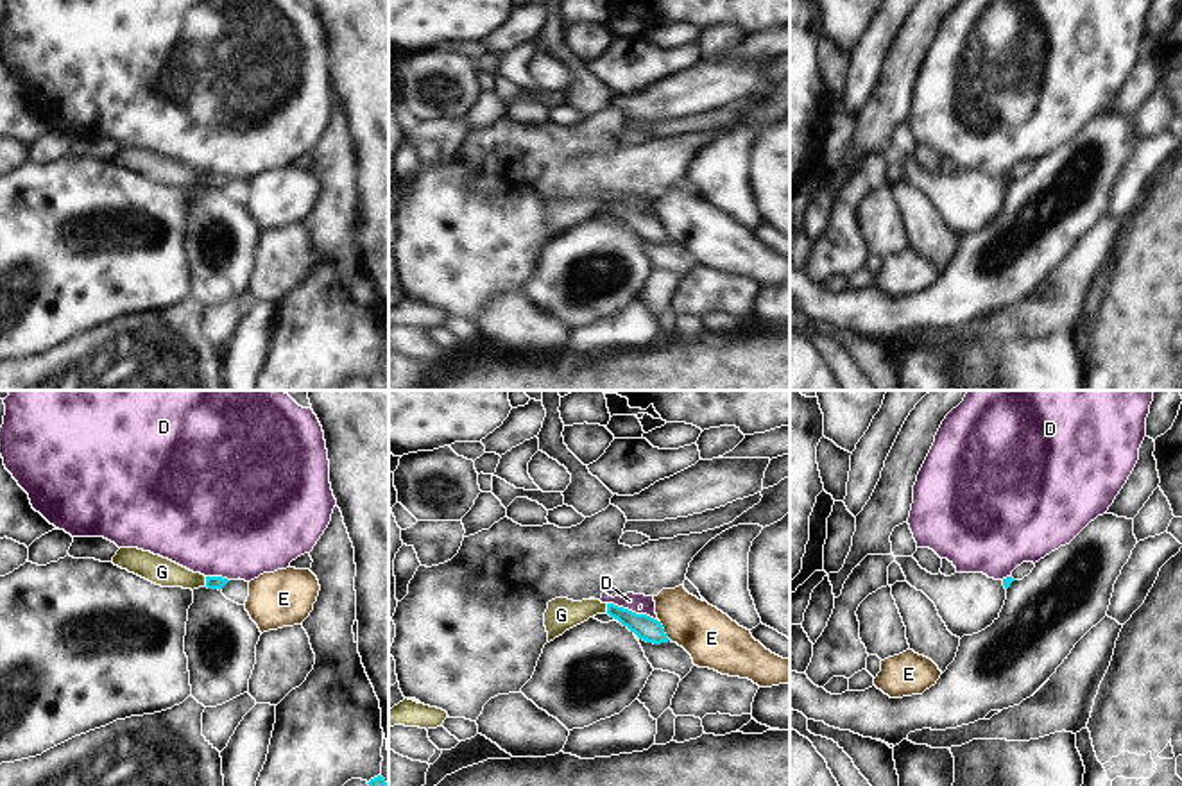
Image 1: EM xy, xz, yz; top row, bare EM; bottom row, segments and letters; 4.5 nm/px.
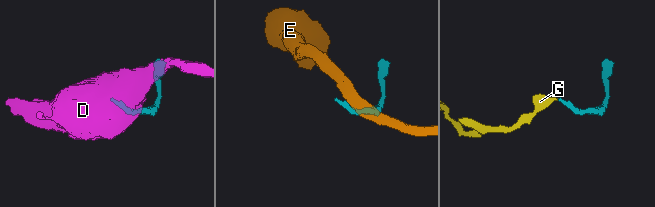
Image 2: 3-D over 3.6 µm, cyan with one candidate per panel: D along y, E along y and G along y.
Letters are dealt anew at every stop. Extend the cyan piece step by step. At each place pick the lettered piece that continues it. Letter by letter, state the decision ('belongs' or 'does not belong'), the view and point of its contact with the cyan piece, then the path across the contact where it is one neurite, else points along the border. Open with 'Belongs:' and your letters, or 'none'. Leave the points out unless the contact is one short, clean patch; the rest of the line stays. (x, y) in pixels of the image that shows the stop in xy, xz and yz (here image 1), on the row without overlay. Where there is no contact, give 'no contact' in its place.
Belongs: G
D: does not belong | xz (631, 210) | along xz (608, 201), (645, 212), (658, 221)
E: does not belong | xz (663, 230) | along xz (659, 219), (670, 239)
G: belongs | xz (608, 208) | across xz (645, 226), (608, 208), (561, 213)

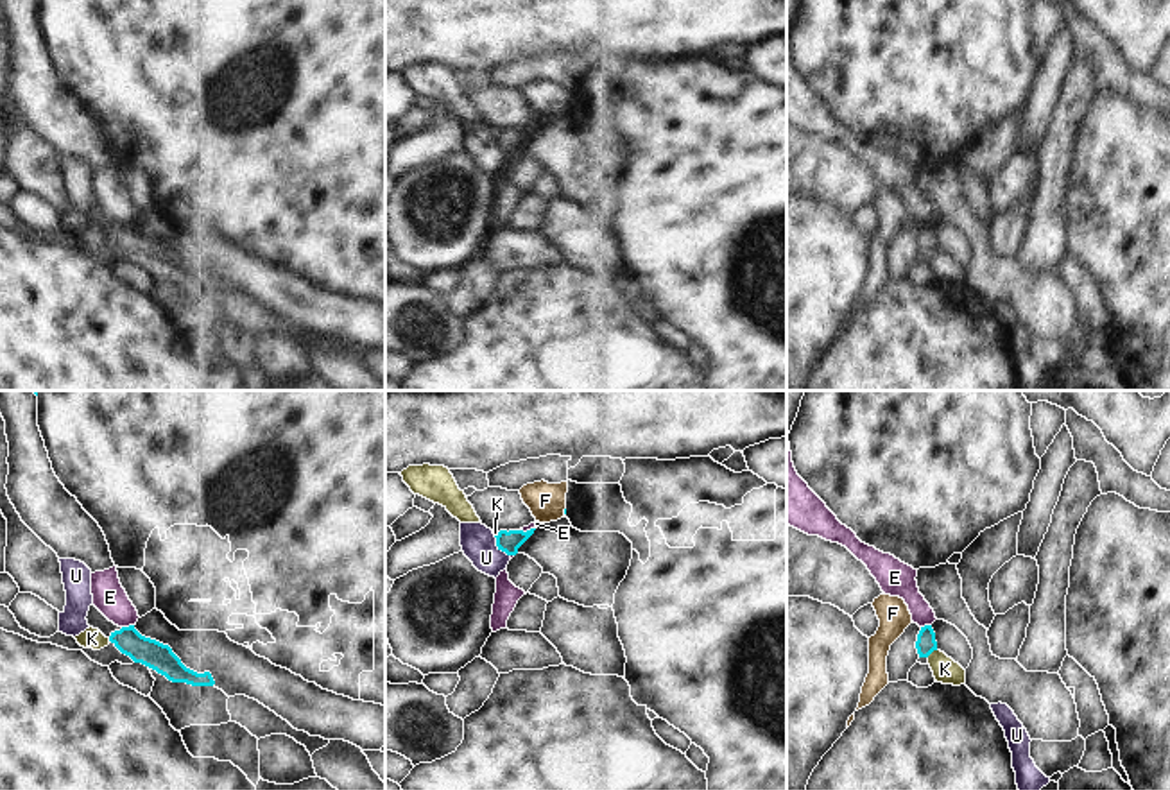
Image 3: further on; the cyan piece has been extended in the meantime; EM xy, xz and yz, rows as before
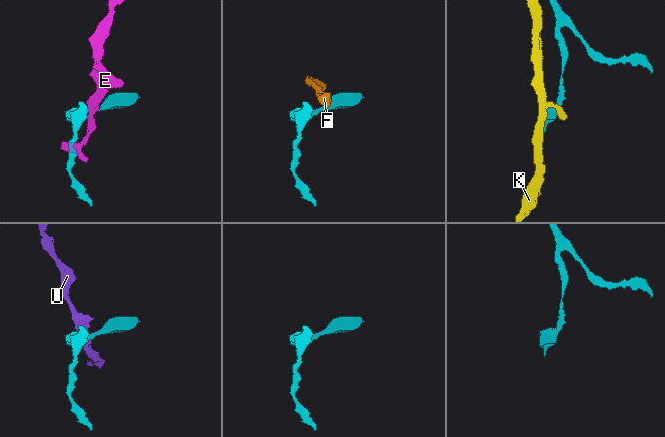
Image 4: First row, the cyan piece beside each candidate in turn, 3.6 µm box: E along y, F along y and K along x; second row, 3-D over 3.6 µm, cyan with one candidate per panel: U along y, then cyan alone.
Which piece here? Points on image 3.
Belongs: none
E: does not belong | xy (129, 224)
F: does not belong | xz (565, 110) | along xz (565, 106), (563, 111)
K: does not belong | yz (930, 251) | along yz (936, 248), (927, 255)
U: does not belong | xz (498, 145) | along xz (493, 135), (495, 142), (509, 154)

